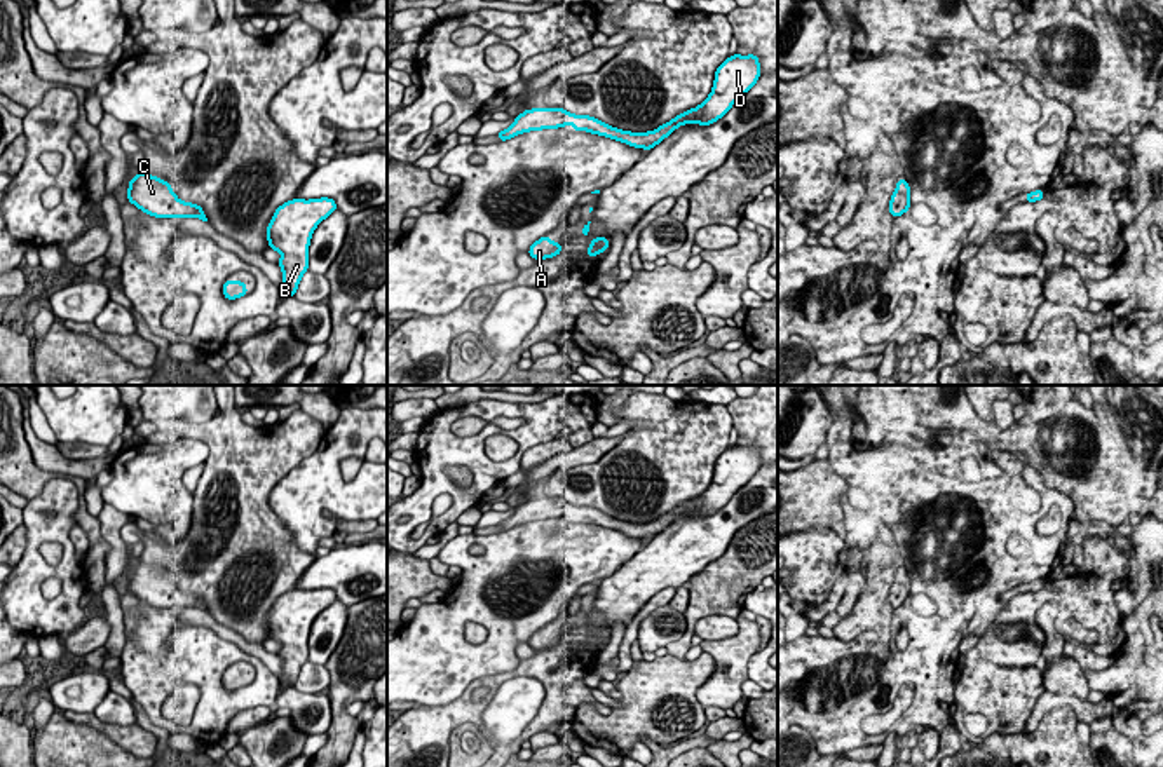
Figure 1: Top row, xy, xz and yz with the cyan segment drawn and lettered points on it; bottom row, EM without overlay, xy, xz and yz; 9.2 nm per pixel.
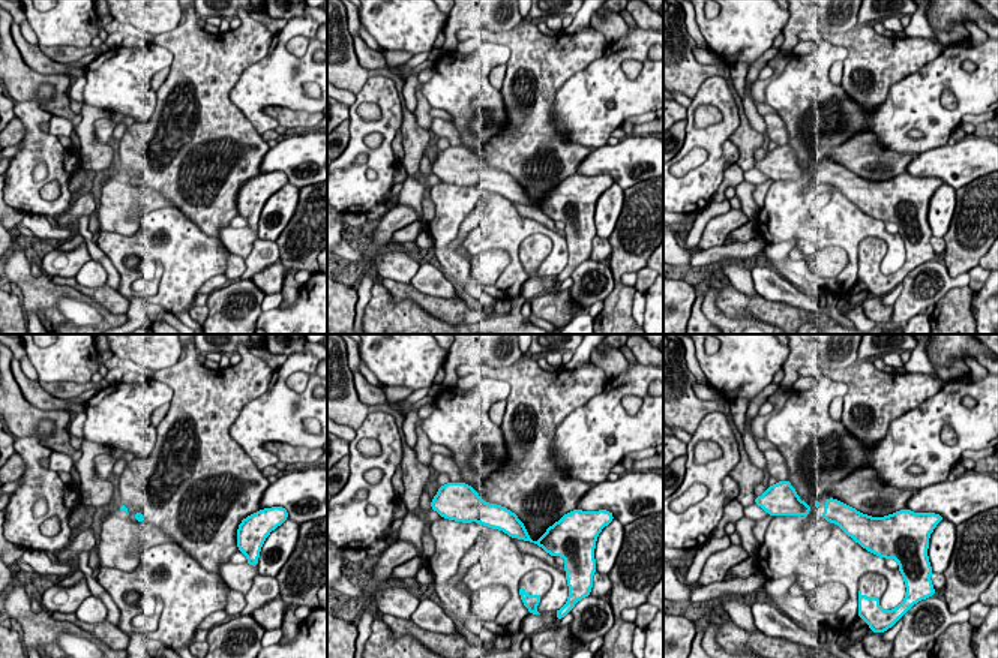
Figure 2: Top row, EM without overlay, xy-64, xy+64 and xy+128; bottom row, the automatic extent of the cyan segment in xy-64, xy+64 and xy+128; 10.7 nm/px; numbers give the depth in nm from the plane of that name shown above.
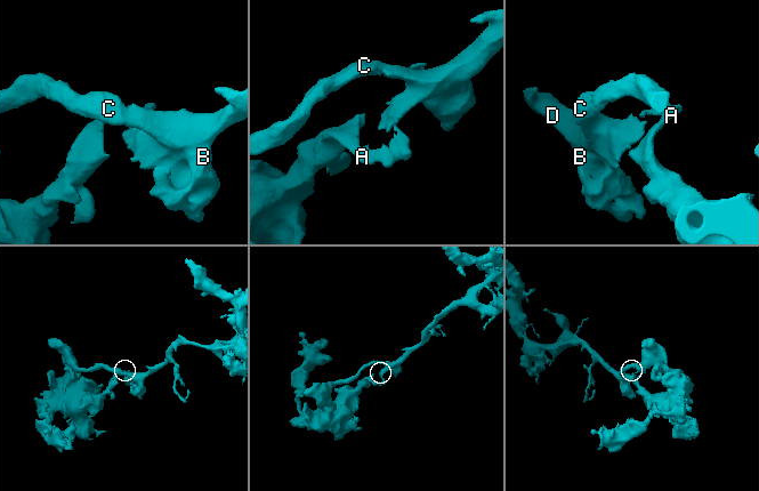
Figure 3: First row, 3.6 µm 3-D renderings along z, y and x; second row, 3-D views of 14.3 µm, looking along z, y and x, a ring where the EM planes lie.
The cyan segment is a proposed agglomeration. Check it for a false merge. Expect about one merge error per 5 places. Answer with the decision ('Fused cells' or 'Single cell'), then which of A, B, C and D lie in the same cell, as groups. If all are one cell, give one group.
Single cell. Groups: A B C D

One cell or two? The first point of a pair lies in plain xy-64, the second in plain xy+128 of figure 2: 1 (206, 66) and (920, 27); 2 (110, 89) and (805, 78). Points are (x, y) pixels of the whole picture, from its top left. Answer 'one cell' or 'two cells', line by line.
1: two cells
2: one cell

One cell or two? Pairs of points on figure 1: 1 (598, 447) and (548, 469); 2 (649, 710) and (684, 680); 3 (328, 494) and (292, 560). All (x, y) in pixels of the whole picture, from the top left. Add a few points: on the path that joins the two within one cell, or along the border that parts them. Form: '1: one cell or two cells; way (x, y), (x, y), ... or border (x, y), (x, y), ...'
1: one cell; way (586, 454), (560, 462)
2: one cell; way (658, 701), (675, 684)
3: two cells; border (276, 515), (293, 536), (293, 543), (314, 556)

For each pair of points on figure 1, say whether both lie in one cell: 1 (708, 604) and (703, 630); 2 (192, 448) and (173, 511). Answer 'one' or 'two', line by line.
1: two
2: one

